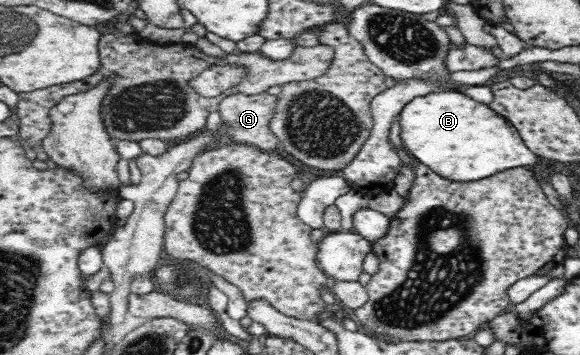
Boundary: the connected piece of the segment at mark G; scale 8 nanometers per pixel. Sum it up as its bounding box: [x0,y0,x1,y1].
[218,91,277,153]

